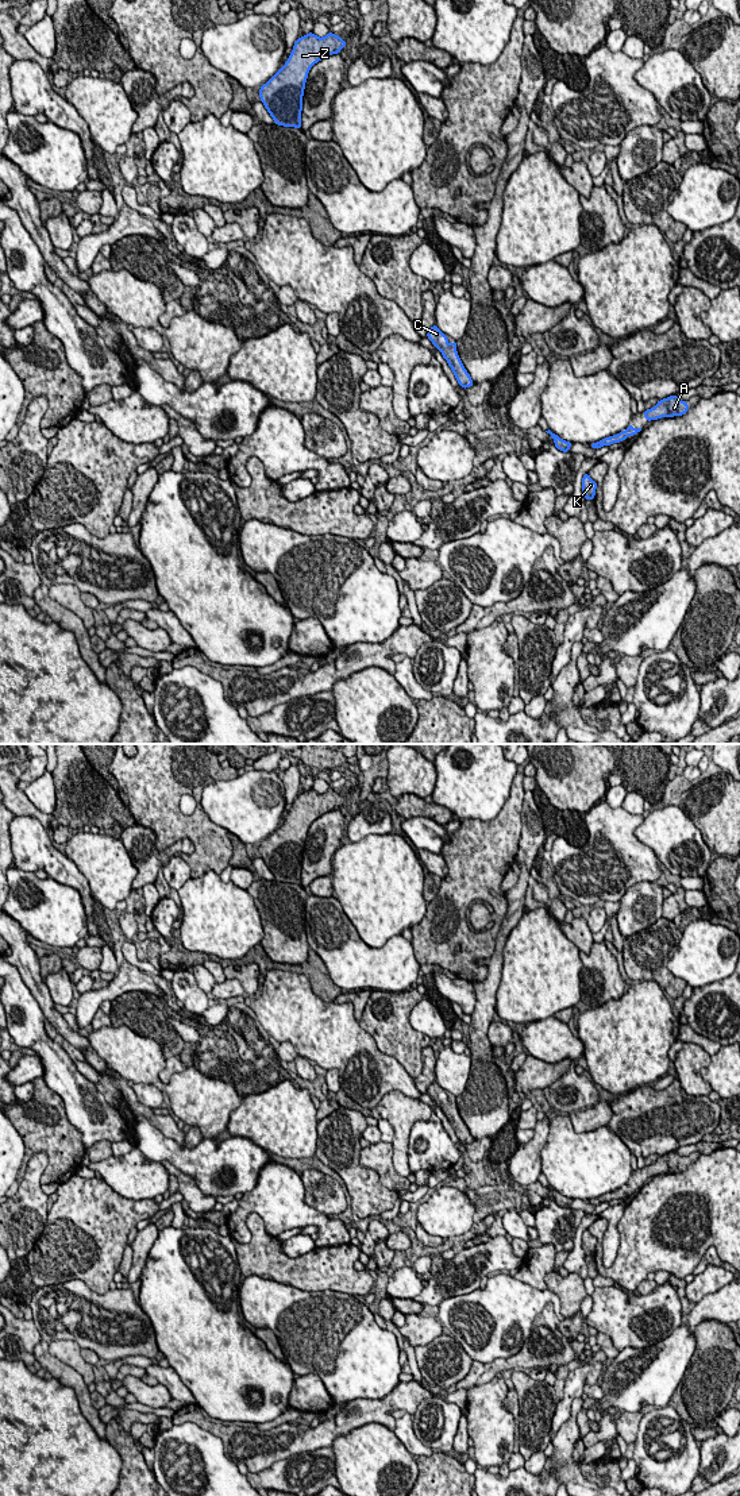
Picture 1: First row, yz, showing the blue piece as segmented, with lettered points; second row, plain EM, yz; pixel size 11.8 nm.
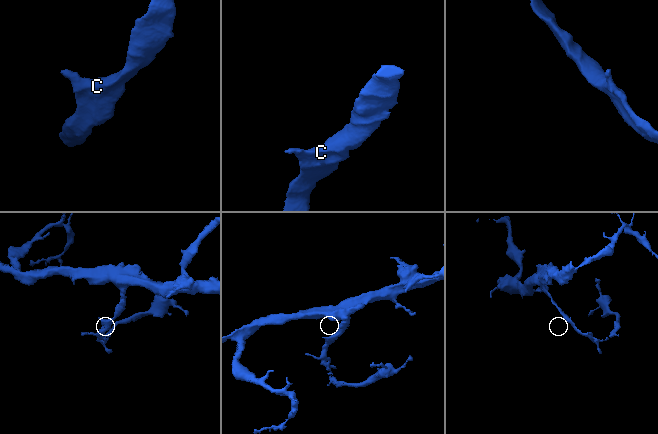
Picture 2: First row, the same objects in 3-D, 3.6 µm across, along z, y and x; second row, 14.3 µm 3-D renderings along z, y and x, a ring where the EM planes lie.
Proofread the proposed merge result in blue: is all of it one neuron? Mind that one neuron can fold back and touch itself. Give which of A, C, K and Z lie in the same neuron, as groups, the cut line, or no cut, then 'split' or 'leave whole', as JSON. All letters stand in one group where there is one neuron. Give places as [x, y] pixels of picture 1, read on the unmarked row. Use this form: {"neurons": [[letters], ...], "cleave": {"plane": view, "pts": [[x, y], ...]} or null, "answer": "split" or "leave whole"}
{"neurons": [["A", "C", "K", "Z"]], "cleave": null, "answer": "leave whole"}

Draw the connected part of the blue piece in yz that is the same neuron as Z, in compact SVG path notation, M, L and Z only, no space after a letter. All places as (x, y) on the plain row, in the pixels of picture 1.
M309 789L294 798L285 821L259 845L261 857L275 880L301 886L302 852L311 824L328 811L339 810L346 801L346 797L332 789L323 794Z

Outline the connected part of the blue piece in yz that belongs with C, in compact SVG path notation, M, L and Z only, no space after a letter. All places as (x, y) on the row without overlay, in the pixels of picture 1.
M436 1080L429 1084L427 1094L432 1098L436 1106L442 1108L462 1145L471 1144L474 1138L458 1111L456 1098L452 1096L452 1100L450 1102L447 1092Z

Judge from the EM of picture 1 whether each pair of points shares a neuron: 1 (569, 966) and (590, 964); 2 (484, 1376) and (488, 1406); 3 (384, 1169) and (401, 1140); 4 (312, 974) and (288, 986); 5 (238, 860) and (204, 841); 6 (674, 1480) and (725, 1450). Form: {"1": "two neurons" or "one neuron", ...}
{"1": "two neurons", "2": "two neurons", "3": "two neurons", "4": "two neurons", "5": "two neurons", "6": "two neurons"}

